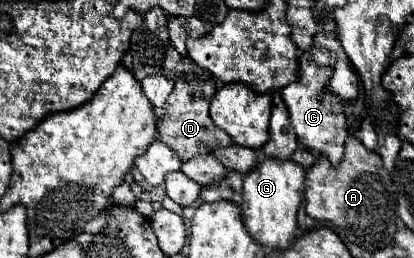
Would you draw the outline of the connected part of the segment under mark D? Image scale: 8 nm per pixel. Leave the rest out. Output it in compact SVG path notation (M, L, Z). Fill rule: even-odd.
M180 80L180 84L174 86L170 100L166 102L166 116L162 118L162 124L158 124L158 138L164 144L168 144L180 156L182 162L188 162L190 158L194 158L198 154L208 154L208 152L214 152L216 148L232 144L230 136L226 132L222 132L220 128L216 134L216 124L212 122L212 118L208 114L214 92L216 92L214 80L204 80L204 82Z

